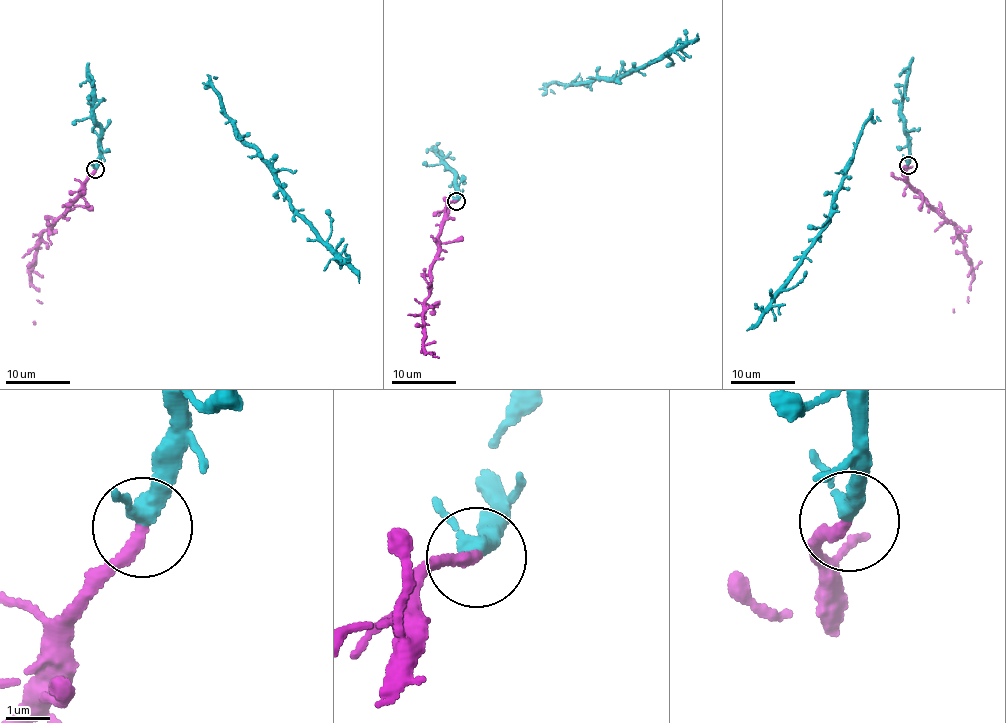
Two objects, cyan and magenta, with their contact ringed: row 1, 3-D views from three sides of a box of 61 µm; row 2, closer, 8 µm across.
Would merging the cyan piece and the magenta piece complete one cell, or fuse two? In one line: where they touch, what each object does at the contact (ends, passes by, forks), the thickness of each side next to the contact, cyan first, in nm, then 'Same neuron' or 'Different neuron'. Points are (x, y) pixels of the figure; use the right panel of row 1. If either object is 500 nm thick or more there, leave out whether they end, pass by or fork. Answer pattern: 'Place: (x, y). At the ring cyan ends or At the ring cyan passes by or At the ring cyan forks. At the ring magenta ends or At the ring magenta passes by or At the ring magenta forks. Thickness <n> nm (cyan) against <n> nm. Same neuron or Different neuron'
Place: (908, 165). At the ring cyan passes by. At the ring magenta ends. Thickness 280 nm (cyan) against 280 nm. Same neuron

